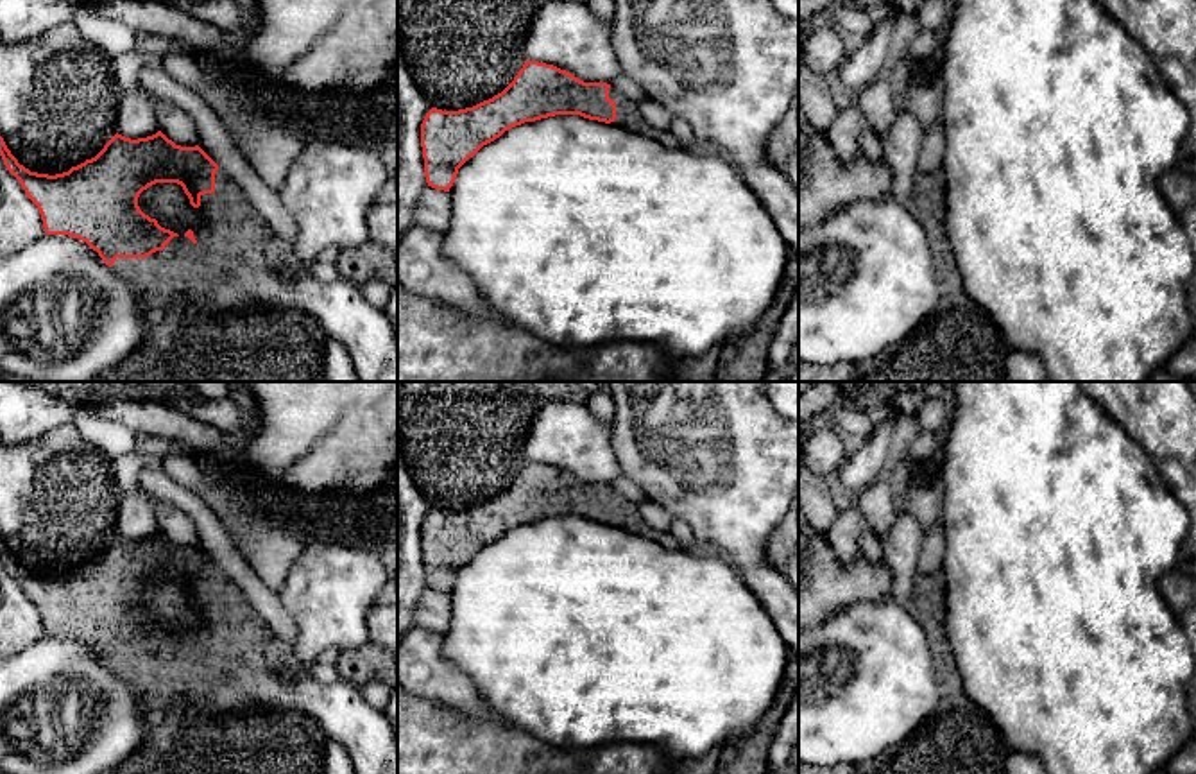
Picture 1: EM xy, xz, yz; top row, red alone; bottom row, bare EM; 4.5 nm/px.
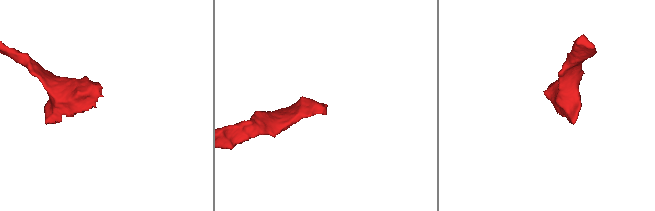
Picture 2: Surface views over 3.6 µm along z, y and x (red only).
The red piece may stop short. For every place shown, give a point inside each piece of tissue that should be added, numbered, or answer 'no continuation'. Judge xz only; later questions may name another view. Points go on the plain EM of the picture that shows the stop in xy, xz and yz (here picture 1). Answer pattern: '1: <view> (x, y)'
1: xz (627, 516)

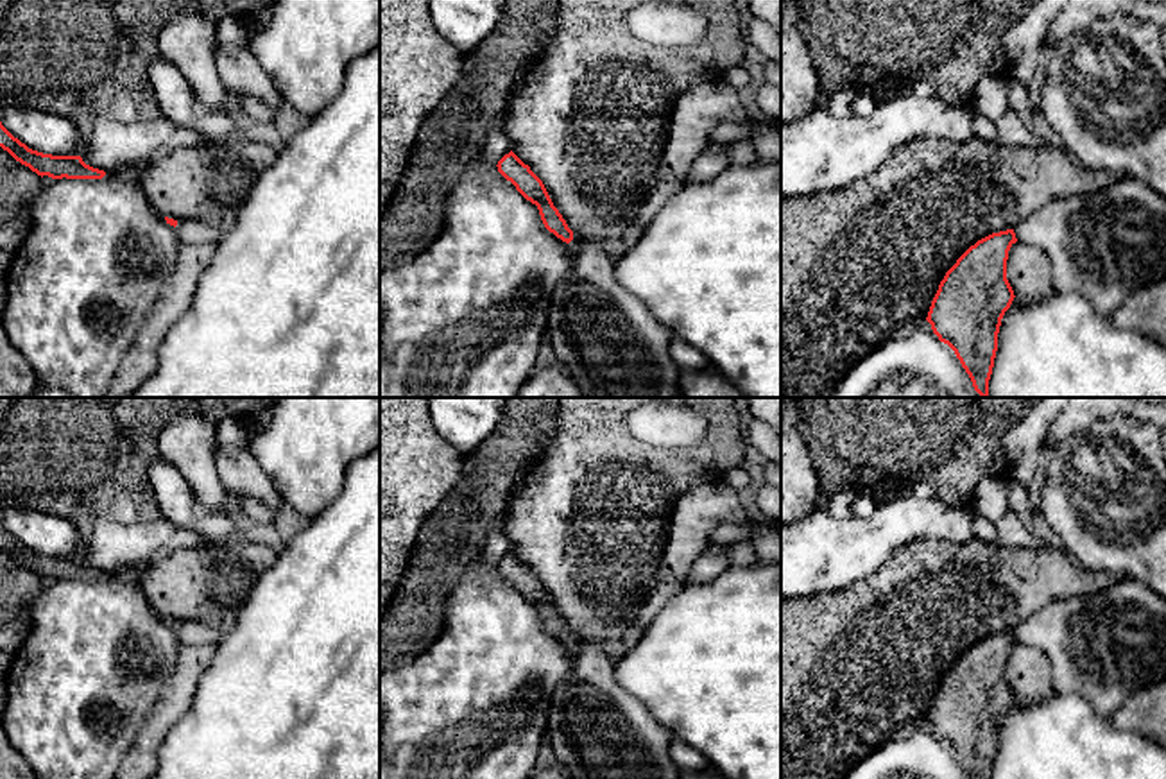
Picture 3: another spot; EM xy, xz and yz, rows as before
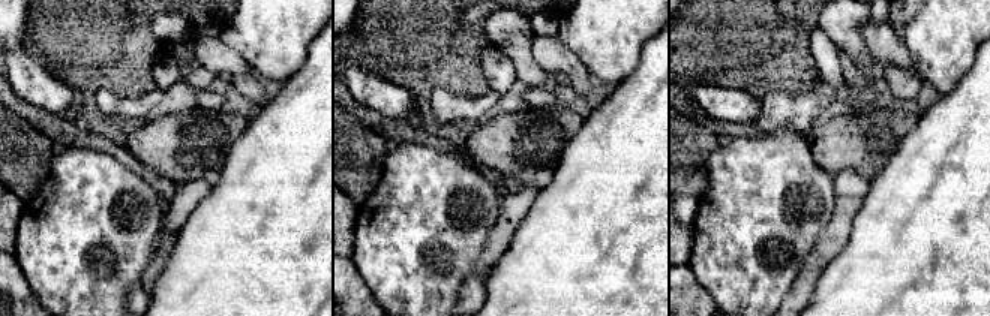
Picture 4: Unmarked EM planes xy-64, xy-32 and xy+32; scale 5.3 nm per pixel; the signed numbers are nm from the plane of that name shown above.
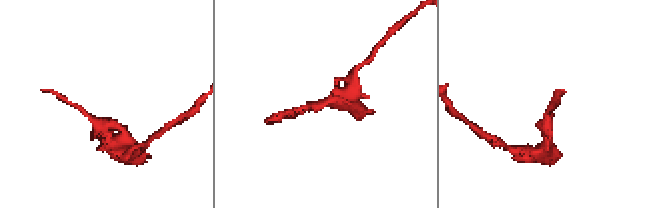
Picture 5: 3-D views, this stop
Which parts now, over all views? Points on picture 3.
no continuation

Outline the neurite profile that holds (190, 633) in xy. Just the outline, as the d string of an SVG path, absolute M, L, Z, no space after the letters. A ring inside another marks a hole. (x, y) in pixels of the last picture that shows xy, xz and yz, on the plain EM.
M197 620L177 621L176 632L181 646L211 645L219 641L217 630Z

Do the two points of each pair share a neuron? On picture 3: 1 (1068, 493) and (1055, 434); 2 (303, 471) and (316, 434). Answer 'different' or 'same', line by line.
1: different
2: same

